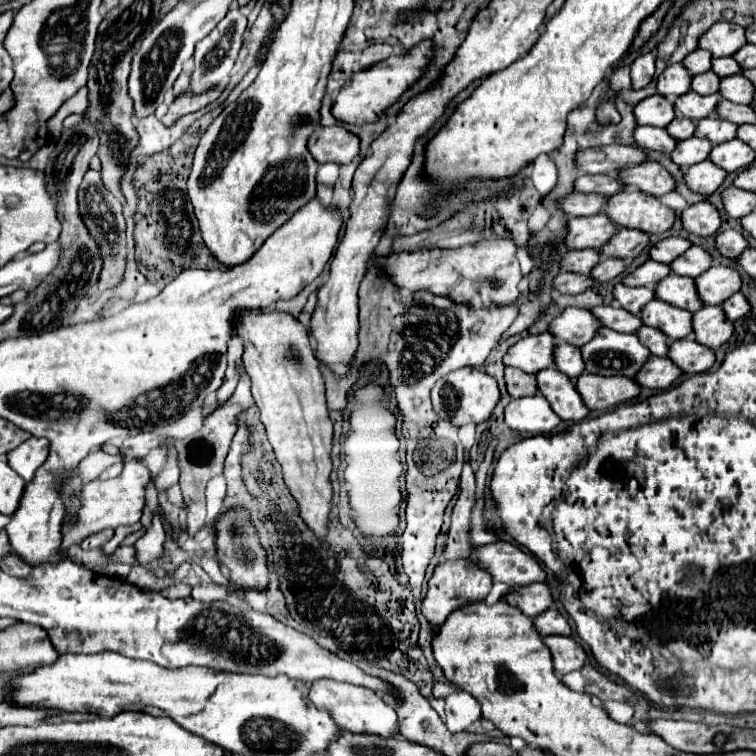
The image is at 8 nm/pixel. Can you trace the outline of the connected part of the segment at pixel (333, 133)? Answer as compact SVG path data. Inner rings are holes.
M333 125L333 127L317 127L309 139L309 151L311 155L315 157L317 163L327 163L327 161L333 161L333 163L339 163L339 165L347 165L351 163L357 155L359 155L359 141L357 141L357 135L347 131L345 127L341 125Z

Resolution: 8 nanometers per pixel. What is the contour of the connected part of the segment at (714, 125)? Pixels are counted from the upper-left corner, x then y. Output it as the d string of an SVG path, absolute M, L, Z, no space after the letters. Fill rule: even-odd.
M705 117L697 121L695 137L709 139L713 145L719 145L735 139L735 131L737 131L737 125L733 125L731 121L725 121L721 117Z

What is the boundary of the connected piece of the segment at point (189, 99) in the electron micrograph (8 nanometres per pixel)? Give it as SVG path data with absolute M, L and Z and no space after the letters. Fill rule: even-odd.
M213 89L213 91L207 91L207 93L203 93L203 95L189 95L189 93L185 93L185 95L177 97L177 99L169 105L169 111L167 111L167 115L163 117L163 123L165 123L167 127L171 127L179 117L203 109L205 105L213 103L219 95L221 95L221 89Z

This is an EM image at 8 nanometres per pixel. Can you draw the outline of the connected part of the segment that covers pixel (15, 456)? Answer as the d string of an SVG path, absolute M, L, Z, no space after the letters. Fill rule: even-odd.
M31 437L25 443L21 443L17 449L7 453L9 467L17 471L25 481L31 481L35 471L43 465L43 461L49 455L49 441Z

